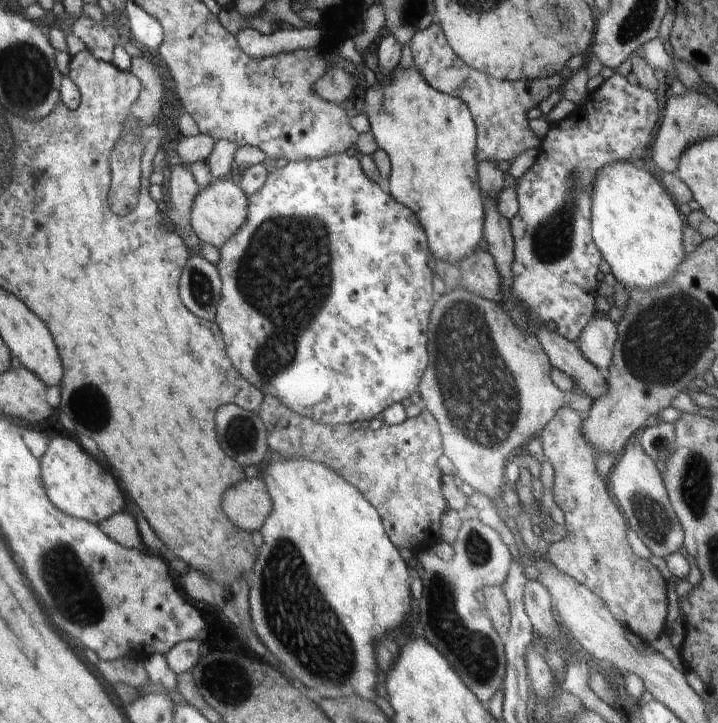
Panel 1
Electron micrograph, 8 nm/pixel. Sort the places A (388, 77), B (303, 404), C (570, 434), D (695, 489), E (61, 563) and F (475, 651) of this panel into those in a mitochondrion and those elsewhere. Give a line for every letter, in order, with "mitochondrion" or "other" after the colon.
A: other
B: other
C: other
D: mitochondrion
E: mitochondrion
F: mitochondrion

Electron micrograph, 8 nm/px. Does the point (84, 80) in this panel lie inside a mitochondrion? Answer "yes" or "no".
no

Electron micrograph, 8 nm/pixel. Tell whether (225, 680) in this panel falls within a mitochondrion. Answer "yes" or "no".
yes

